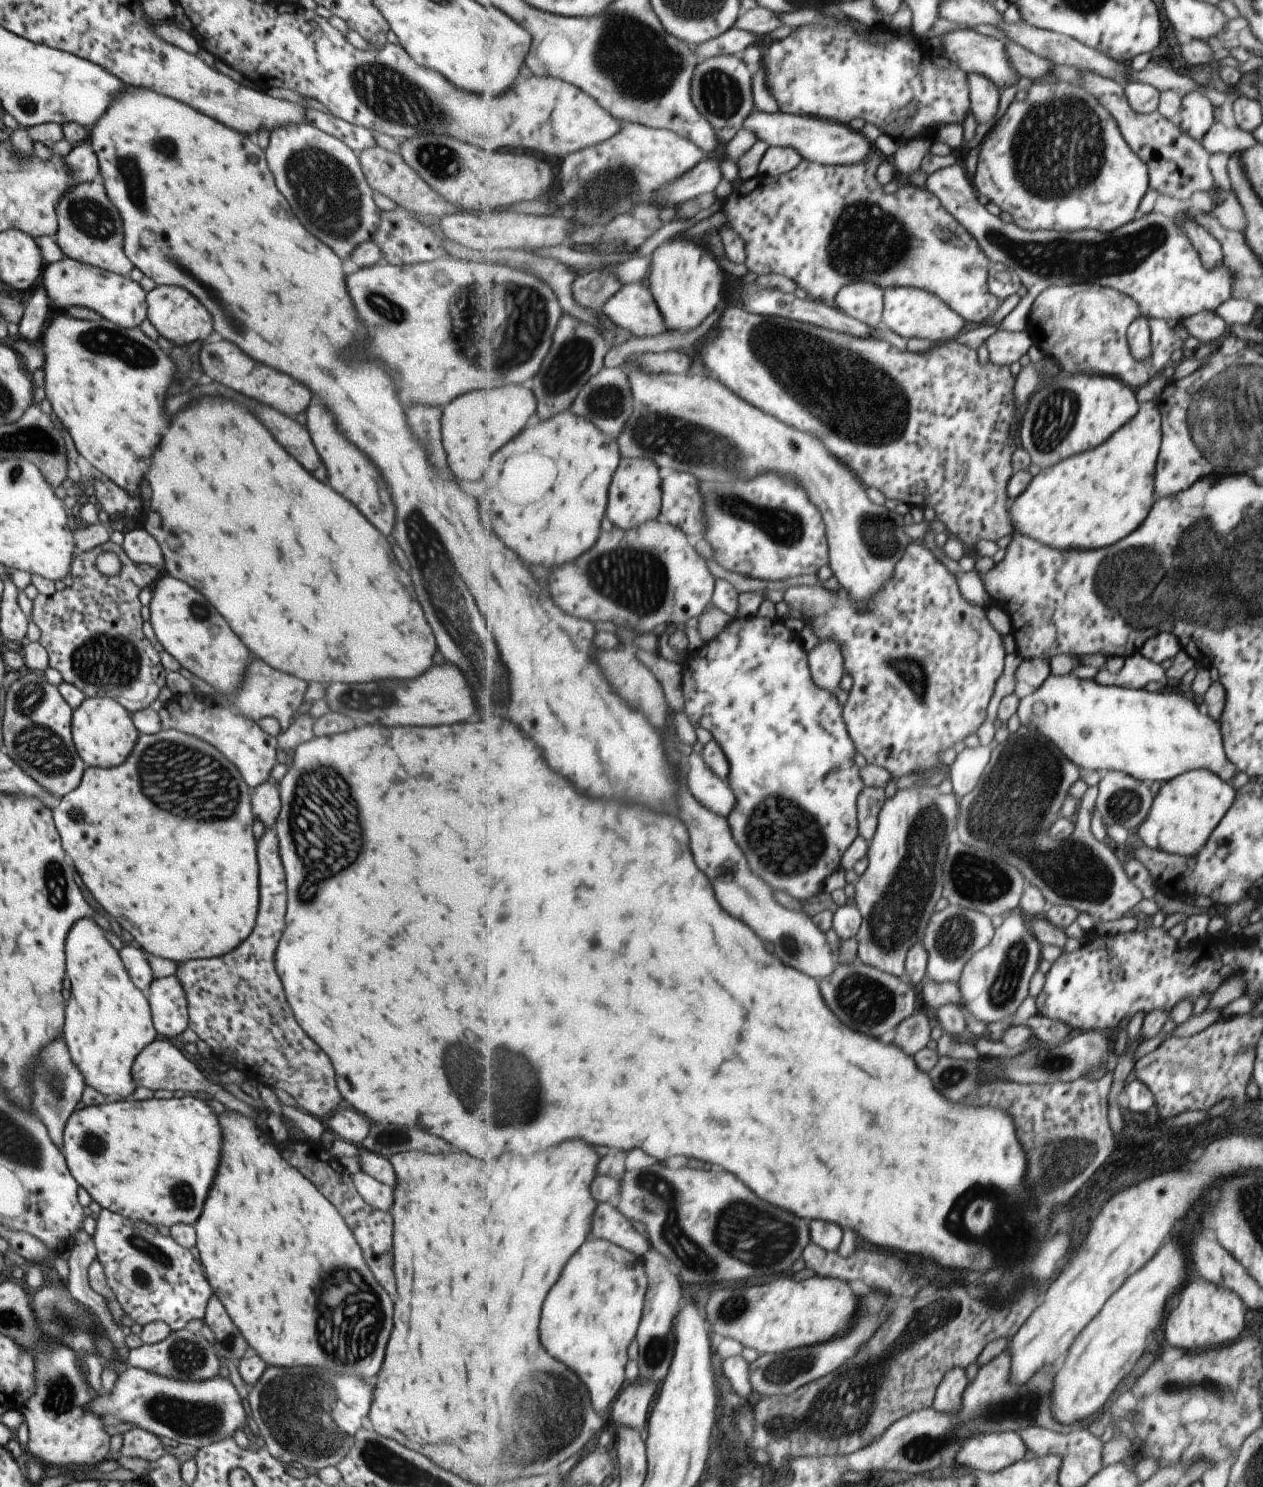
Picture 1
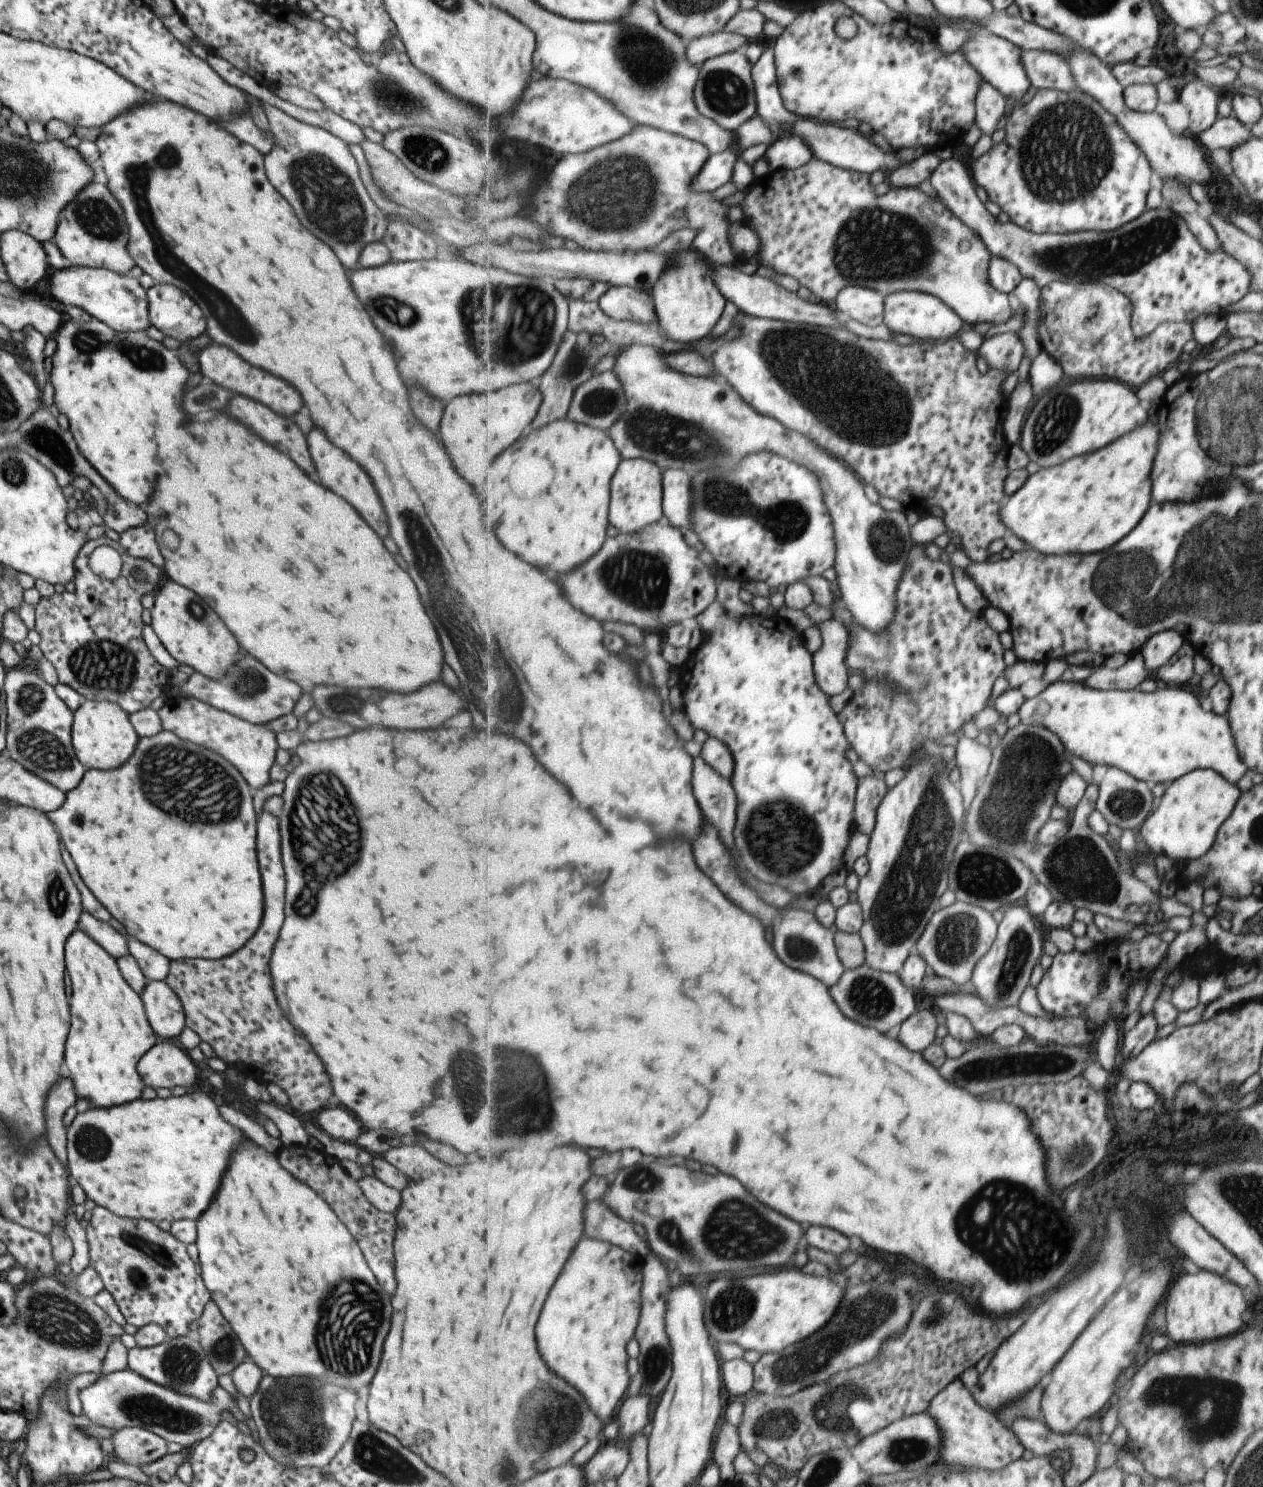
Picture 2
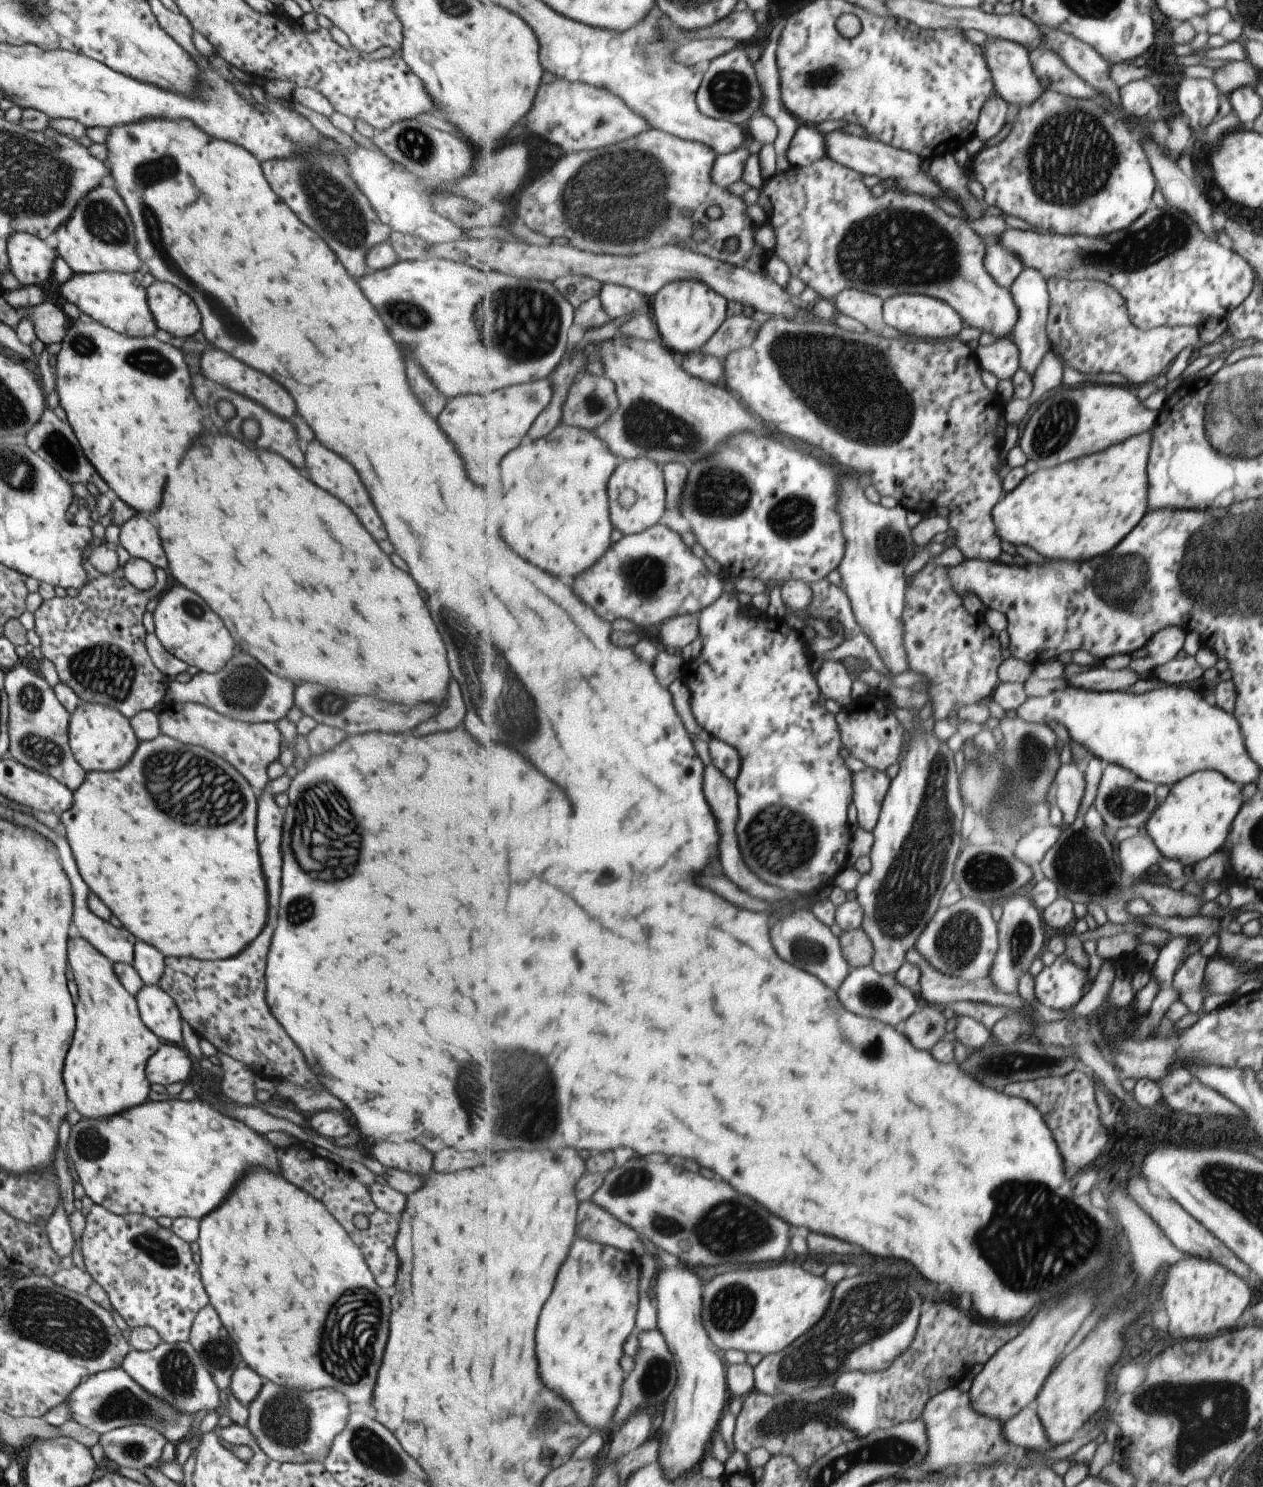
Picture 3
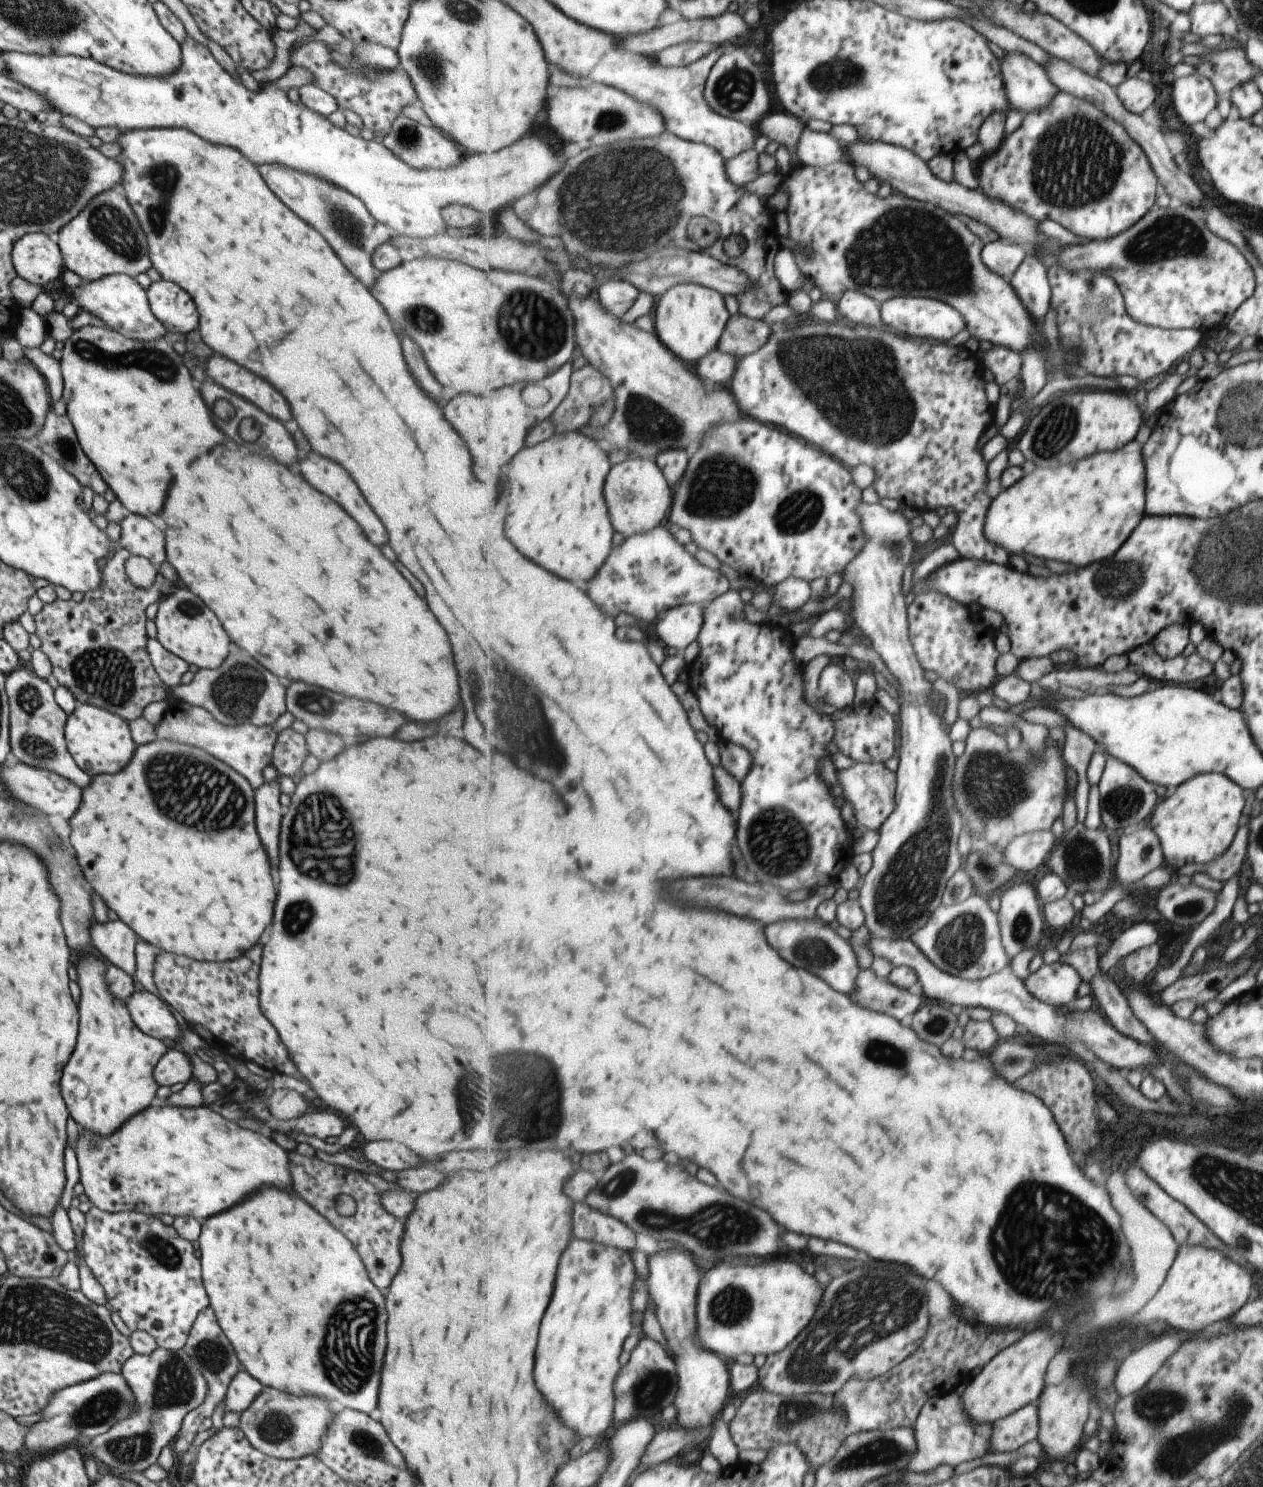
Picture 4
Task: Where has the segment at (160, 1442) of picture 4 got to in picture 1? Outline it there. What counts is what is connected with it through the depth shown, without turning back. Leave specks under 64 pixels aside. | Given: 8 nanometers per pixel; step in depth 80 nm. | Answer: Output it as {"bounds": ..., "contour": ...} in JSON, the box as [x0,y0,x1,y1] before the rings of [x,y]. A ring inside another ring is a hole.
{"bounds":[119,1329,220,1461],"contour":[[[186,1329],[171,1331],[162,1341],[128,1349],[129,1366],[180,1381],[200,1381],[213,1378],[219,1372],[220,1362],[214,1355],[212,1344],[201,1332],[191,1333]],[[132,1429],[122,1434],[119,1452],[123,1456],[134,1459],[154,1461],[165,1454],[162,1446],[153,1433]]]}

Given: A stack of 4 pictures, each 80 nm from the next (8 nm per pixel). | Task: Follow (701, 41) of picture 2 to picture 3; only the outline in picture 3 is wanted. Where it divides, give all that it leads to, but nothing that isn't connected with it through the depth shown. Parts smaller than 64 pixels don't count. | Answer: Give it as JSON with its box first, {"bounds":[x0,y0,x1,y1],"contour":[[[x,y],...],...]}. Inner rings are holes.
{"bounds":[674,37,739,69],"contour":[[[725,37],[695,39],[688,44],[679,46],[675,50],[674,59],[688,67],[700,66],[706,69],[714,58],[725,55],[739,46],[738,42],[738,40]]]}

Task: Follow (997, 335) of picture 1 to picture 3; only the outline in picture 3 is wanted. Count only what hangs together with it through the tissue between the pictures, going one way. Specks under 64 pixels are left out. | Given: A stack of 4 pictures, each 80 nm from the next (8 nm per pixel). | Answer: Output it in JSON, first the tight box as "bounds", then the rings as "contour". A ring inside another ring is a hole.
{"bounds":[975,337,1021,379],"contour":[[[999,337],[990,345],[975,350],[980,366],[998,379],[1013,378],[1021,368],[1020,350],[1011,337]]]}

